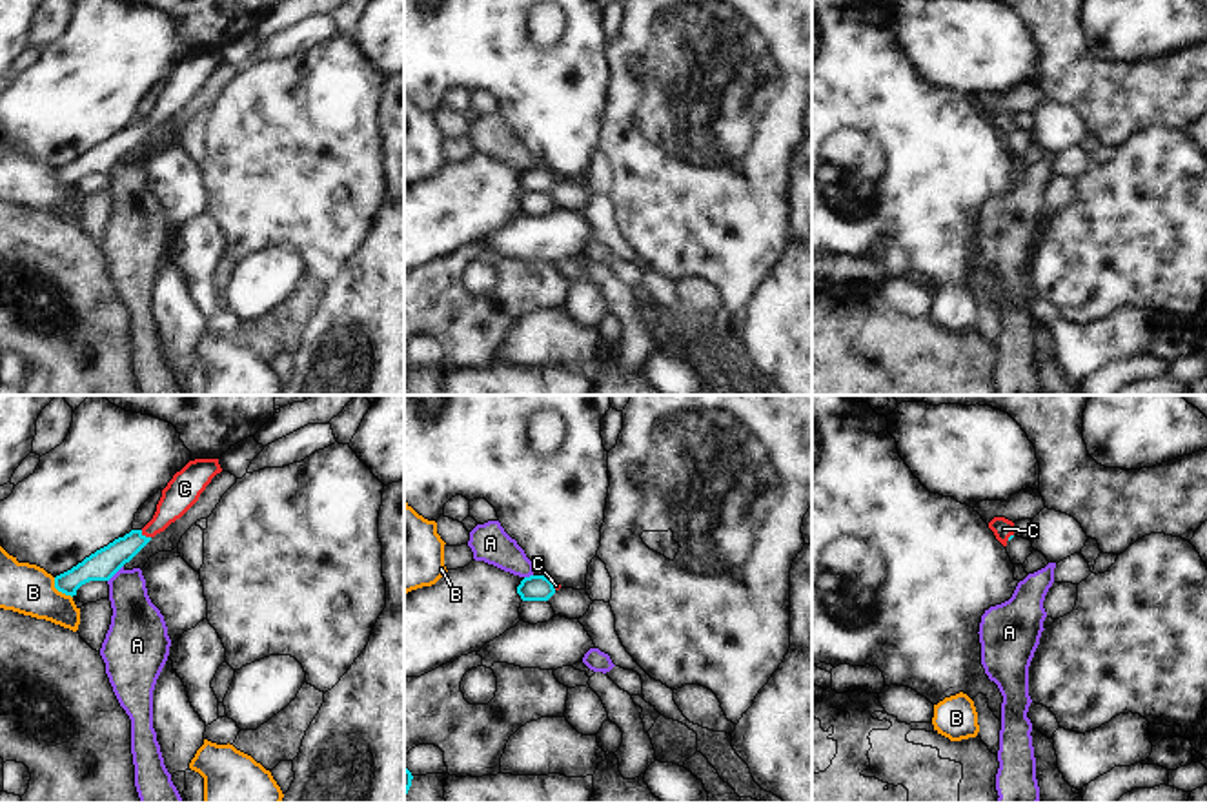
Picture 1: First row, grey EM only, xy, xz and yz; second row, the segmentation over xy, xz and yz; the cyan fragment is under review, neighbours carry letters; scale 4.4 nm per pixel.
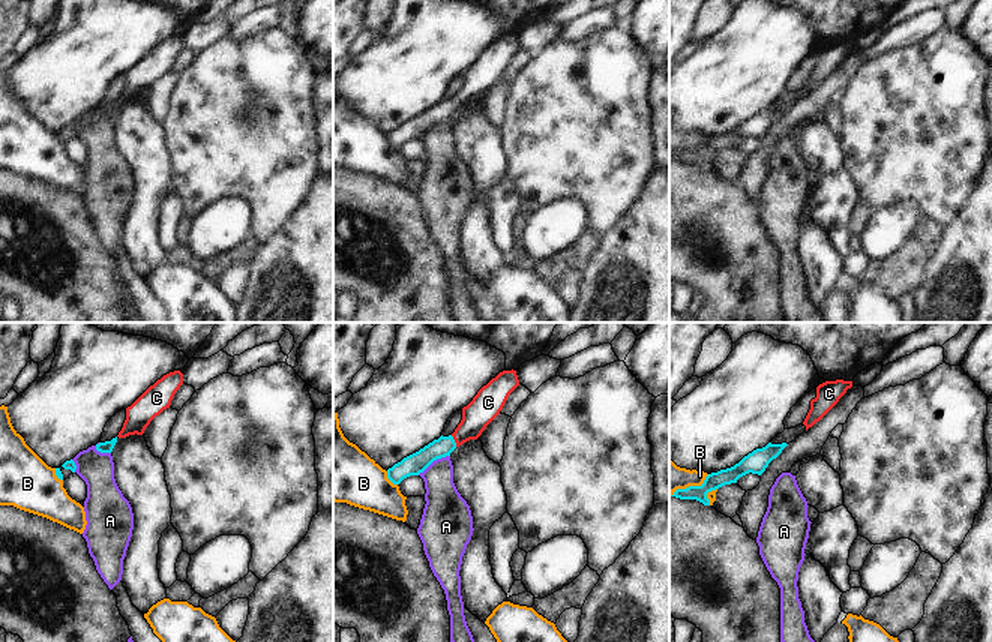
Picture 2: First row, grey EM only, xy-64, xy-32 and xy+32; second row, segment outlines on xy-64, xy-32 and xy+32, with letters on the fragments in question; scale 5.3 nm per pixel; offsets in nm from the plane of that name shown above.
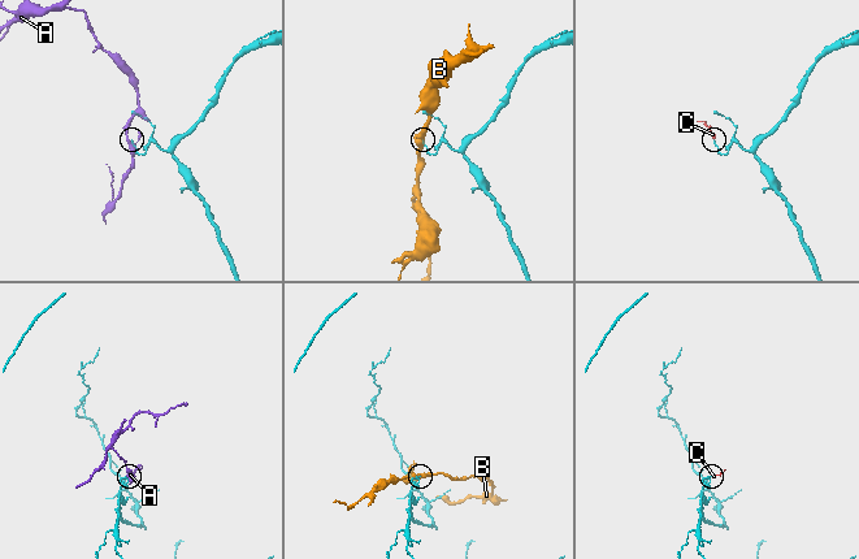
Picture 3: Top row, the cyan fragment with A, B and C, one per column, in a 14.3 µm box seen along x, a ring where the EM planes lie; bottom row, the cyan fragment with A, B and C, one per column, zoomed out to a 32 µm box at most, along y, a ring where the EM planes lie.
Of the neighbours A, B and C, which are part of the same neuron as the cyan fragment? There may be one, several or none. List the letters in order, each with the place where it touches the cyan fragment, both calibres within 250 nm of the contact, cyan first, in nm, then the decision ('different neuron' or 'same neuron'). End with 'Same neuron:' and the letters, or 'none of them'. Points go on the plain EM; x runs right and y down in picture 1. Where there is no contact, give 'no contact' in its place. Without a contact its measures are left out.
A: contact xy (115, 164); calibres 140 and 220 nm; different neuron
B: contact xy (59, 182); calibres 140 and 220 nm; different neuron
C: contact xy (144, 128); calibres 140 and 150 nm; same neuron
Same neuron: C

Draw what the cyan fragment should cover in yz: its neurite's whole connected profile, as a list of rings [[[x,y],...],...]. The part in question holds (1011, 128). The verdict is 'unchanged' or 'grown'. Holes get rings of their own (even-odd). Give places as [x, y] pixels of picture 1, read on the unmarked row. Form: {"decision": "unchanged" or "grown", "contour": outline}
{"decision": "grown", "contour": [[[994,109],[989,115],[989,120],[994,124],[996,131],[1007,138],[1007,135],[1014,129],[1014,115],[1005,109]]]}

